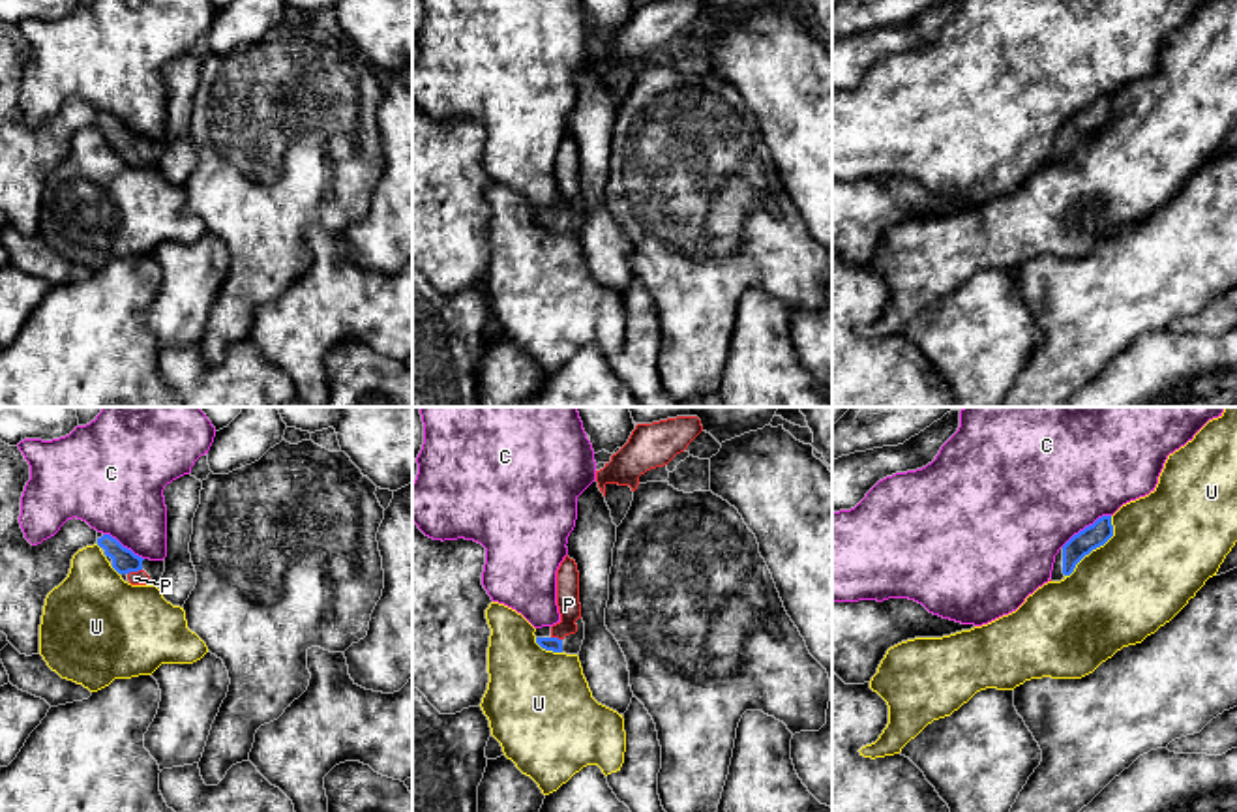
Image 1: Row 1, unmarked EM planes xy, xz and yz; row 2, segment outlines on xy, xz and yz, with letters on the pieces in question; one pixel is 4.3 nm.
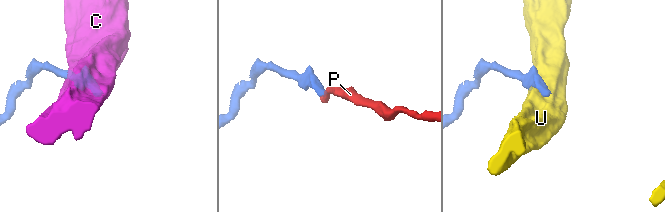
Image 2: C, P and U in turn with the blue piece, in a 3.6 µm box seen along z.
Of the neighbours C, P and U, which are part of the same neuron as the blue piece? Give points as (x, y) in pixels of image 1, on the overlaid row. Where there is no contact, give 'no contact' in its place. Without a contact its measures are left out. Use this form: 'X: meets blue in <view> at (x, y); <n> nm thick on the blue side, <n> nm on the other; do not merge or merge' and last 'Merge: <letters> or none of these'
C: meets blue in yz at (1086, 527); 100 nm thick on the blue side, 500 nm on the other; do not merge
P: meets blue in xy at (134, 571); 110 nm thick on the blue side, 60 nm on the other; merge
U: meets blue in yz at (1097, 546); 100 nm thick on the blue side, 440 nm on the other; do not merge
Merge: P

